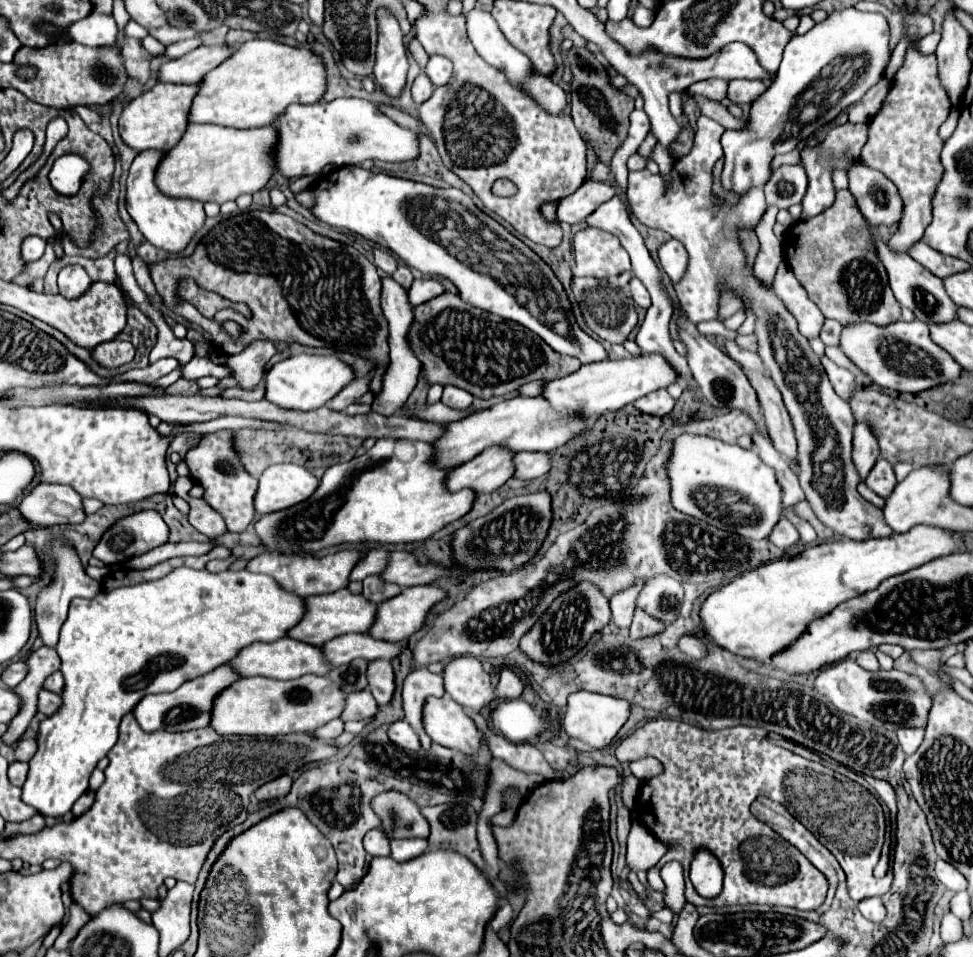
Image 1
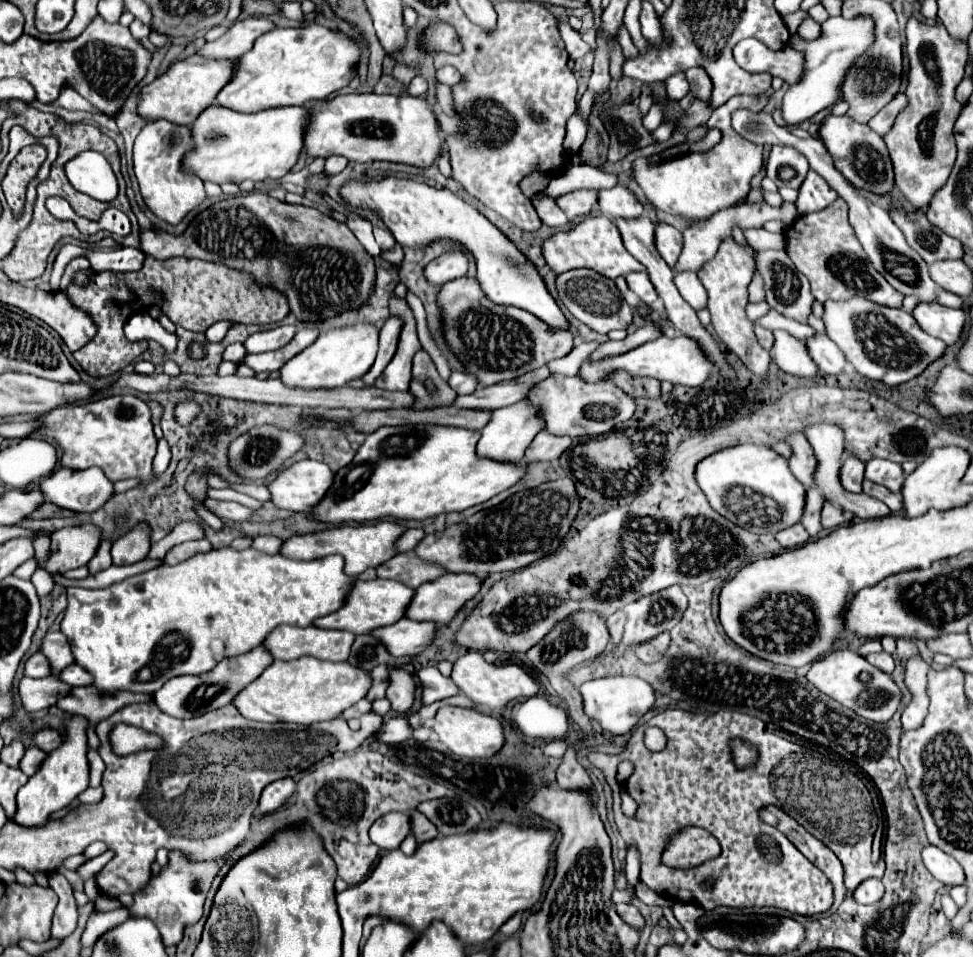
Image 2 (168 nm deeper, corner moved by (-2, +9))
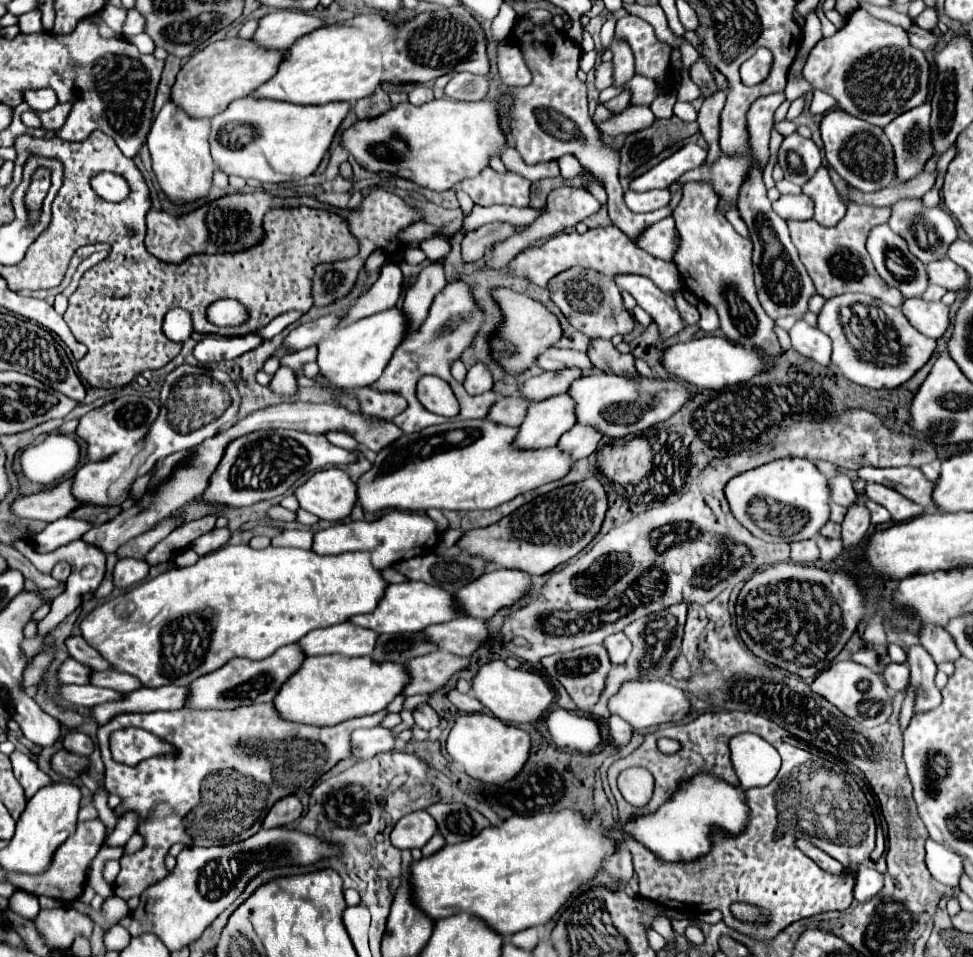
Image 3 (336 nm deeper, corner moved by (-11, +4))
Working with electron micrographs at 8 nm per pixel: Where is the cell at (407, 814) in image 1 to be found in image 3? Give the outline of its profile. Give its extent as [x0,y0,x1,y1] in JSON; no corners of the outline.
[422,832,446,856]

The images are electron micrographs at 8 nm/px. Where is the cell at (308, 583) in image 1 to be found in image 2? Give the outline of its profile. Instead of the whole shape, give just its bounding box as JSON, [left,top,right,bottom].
[281,521,407,575]

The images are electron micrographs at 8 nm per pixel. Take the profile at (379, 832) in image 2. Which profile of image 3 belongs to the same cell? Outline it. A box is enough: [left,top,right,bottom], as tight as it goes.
[390,810,436,848]

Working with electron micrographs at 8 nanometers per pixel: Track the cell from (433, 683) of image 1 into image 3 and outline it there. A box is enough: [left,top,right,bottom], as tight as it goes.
[448,688,482,712]

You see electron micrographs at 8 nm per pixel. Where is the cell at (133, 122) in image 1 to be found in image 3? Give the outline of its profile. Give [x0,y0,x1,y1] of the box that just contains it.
[170,38,282,118]

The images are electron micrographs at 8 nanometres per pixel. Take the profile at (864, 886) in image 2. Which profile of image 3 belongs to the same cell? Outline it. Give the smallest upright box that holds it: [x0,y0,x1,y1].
[854,866,884,902]

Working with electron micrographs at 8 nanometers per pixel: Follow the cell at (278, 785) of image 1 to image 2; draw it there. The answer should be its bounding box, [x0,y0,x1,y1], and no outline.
[259,779,295,815]

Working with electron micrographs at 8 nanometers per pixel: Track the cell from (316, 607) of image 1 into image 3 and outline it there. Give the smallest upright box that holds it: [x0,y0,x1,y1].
[350,582,460,634]

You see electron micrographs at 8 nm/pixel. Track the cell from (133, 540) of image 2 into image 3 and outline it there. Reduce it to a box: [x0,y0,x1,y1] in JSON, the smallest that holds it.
[114,558,150,588]

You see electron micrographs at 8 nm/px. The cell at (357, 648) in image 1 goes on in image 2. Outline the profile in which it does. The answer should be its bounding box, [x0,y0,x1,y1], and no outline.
[371,617,439,659]

